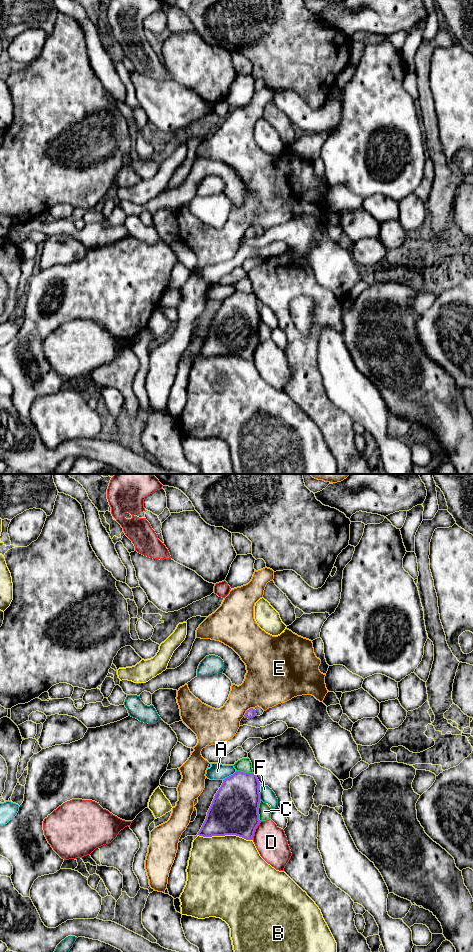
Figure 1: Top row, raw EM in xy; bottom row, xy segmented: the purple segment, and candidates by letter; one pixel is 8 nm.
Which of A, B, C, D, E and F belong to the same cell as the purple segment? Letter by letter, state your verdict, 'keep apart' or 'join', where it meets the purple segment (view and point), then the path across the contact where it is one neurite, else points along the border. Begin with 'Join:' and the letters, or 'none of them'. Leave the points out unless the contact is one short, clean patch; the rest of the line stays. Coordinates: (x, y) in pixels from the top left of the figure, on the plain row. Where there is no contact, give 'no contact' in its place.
Join: none of them
A: keep apart; contact xy (231, 295)
B: keep apart; contact xy (223, 355)
C: keep apart; contact xy (257, 330)
D: keep apart; contact xy (254, 350)
E: keep apart; contact xy (245, 233)
F: keep apart; contact xy (259, 316)

